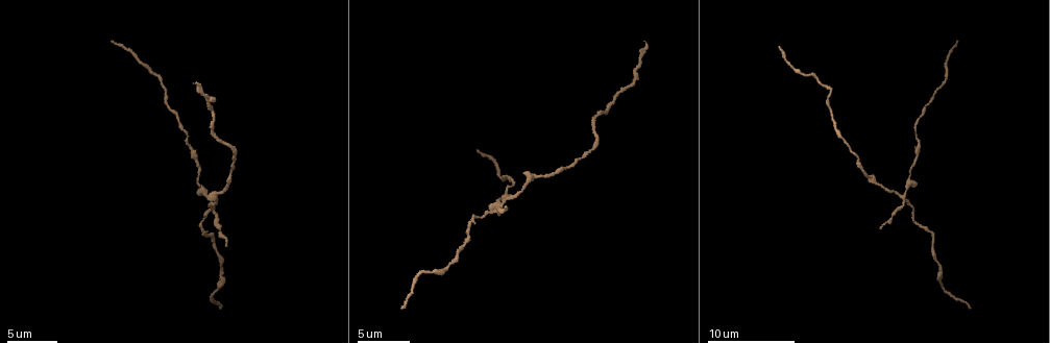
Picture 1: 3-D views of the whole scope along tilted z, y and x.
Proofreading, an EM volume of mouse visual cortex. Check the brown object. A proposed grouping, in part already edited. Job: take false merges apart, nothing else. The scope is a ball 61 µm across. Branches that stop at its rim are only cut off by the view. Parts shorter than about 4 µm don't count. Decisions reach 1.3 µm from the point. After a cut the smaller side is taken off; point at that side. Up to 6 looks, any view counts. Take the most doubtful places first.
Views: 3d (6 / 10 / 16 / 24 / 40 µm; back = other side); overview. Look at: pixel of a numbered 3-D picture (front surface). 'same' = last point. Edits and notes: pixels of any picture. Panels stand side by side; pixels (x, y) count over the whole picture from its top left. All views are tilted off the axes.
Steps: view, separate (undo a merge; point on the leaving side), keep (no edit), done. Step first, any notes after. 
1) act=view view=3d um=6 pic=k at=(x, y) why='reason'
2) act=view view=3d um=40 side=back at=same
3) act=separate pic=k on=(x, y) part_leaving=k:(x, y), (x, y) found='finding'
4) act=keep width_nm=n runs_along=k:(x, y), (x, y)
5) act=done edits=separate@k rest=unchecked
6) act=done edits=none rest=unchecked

act=view view=3d um=10 pic=1 at=(904, 196) why='looks like a crossing'

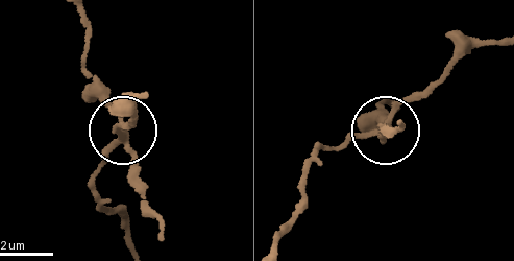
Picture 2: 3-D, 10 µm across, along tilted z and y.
act=view view=3d um=10 side=back pic=2 at=(122, 137) why='other side'

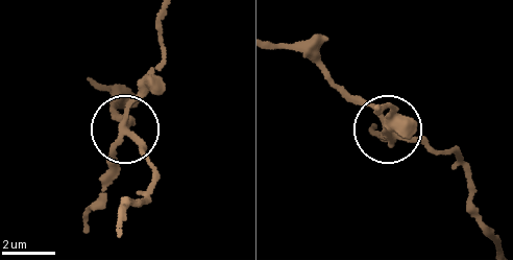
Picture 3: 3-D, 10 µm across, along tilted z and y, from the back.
act=separate pic=3 on=(146, 94) arms=4 part_leaving=3:(122, 127), (161, 58), (161, 16) found='two neurons meet here'

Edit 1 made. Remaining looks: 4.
act=view view=overview

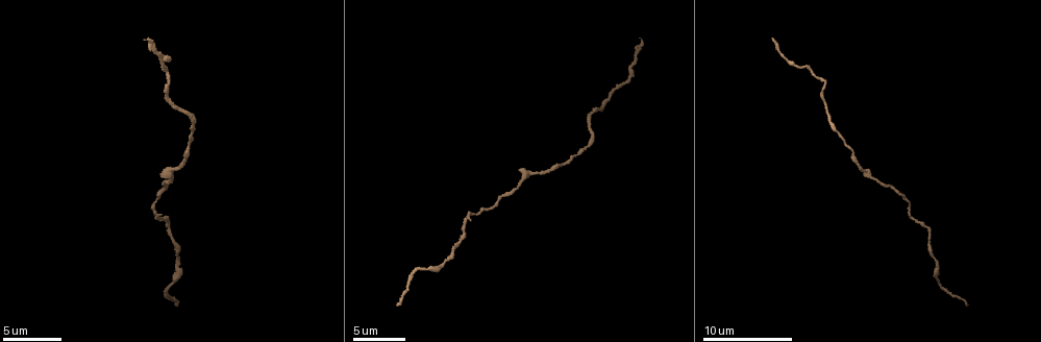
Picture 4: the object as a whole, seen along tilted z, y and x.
act=view view=3d um=10 pic=4 at=(452, 245) why='thin neck'

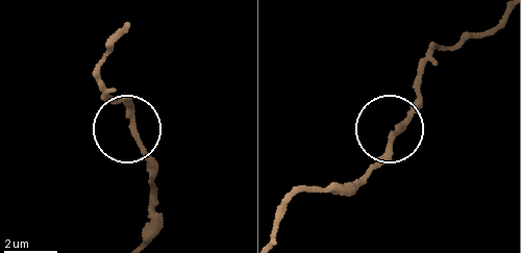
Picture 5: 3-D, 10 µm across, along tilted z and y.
act=view view=3d um=6 pic=5 at=(133, 123) why='closer look'

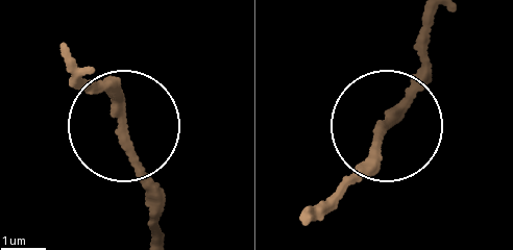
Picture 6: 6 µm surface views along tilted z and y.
act=keep width_nm=200 runs_along=6:(430, 20), (416, 80), (377, 125), (368, 164), (347, 174) found='continuous, no second neuron'

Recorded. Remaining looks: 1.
act=view view=3d um=10 pic=4 at=(427, 269) why='sudden change in width'

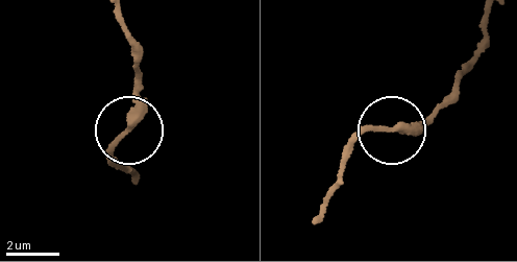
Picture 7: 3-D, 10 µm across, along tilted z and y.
act=keep runs_along=7:(487, 17), (481, 46), (426, 116), (364, 130), (347, 149) found='all the same neuron'

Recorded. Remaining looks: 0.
act=done edits=separate@3 rest=unchecked

